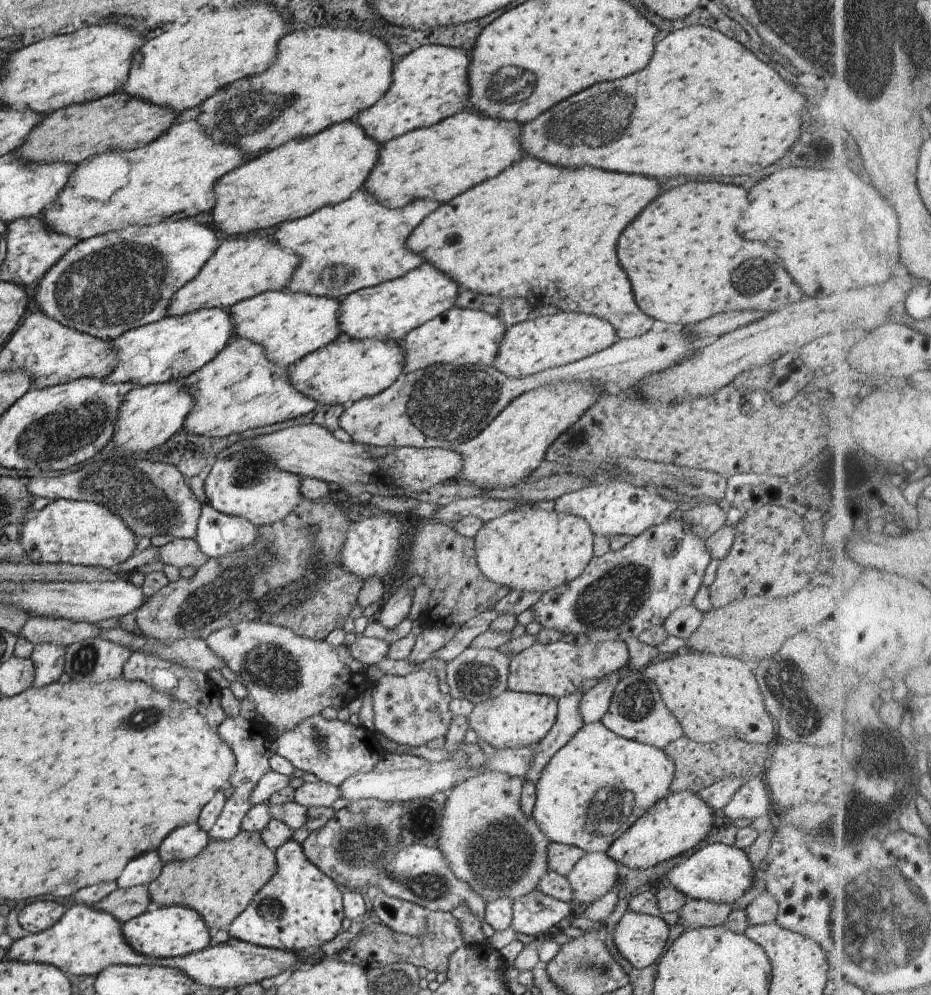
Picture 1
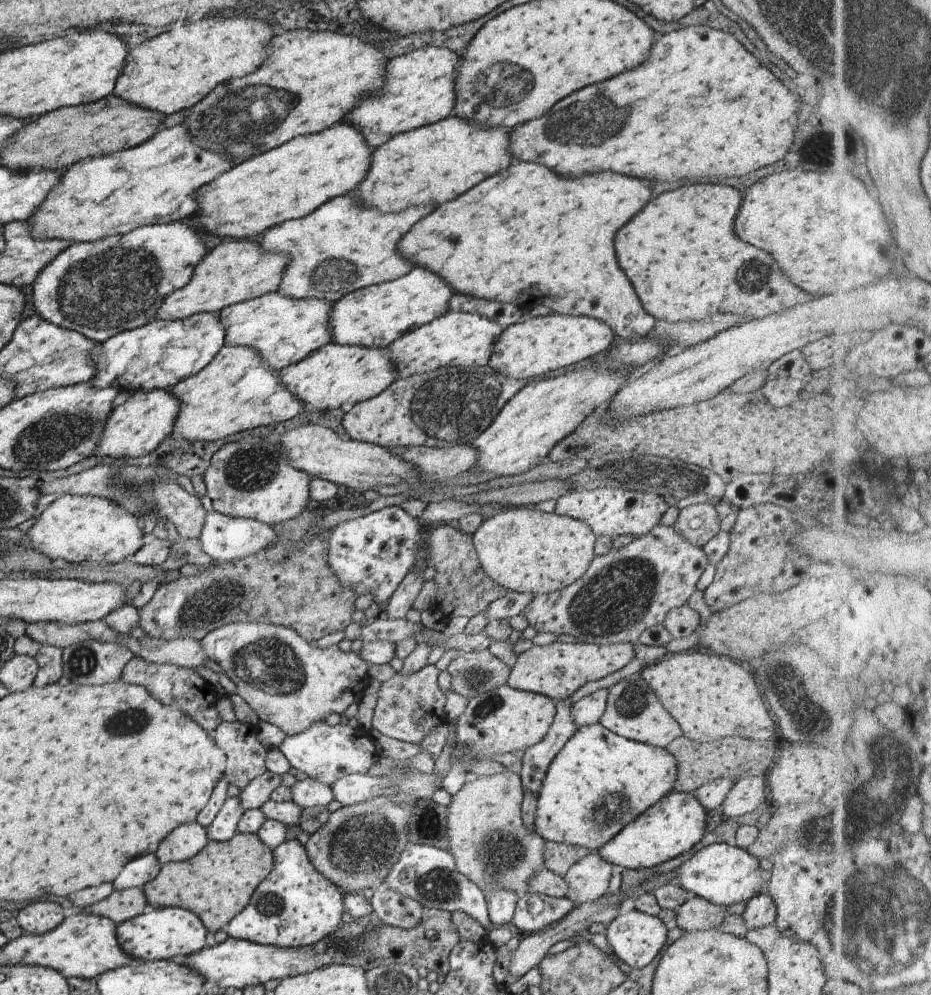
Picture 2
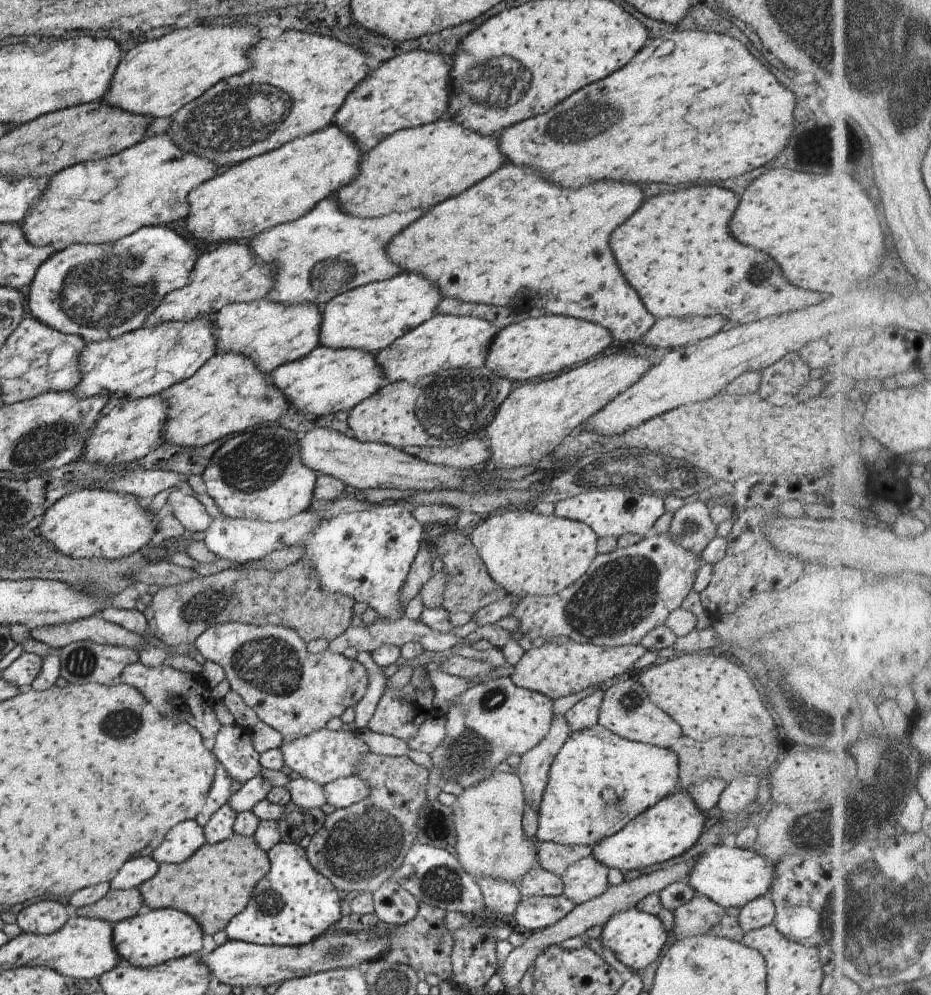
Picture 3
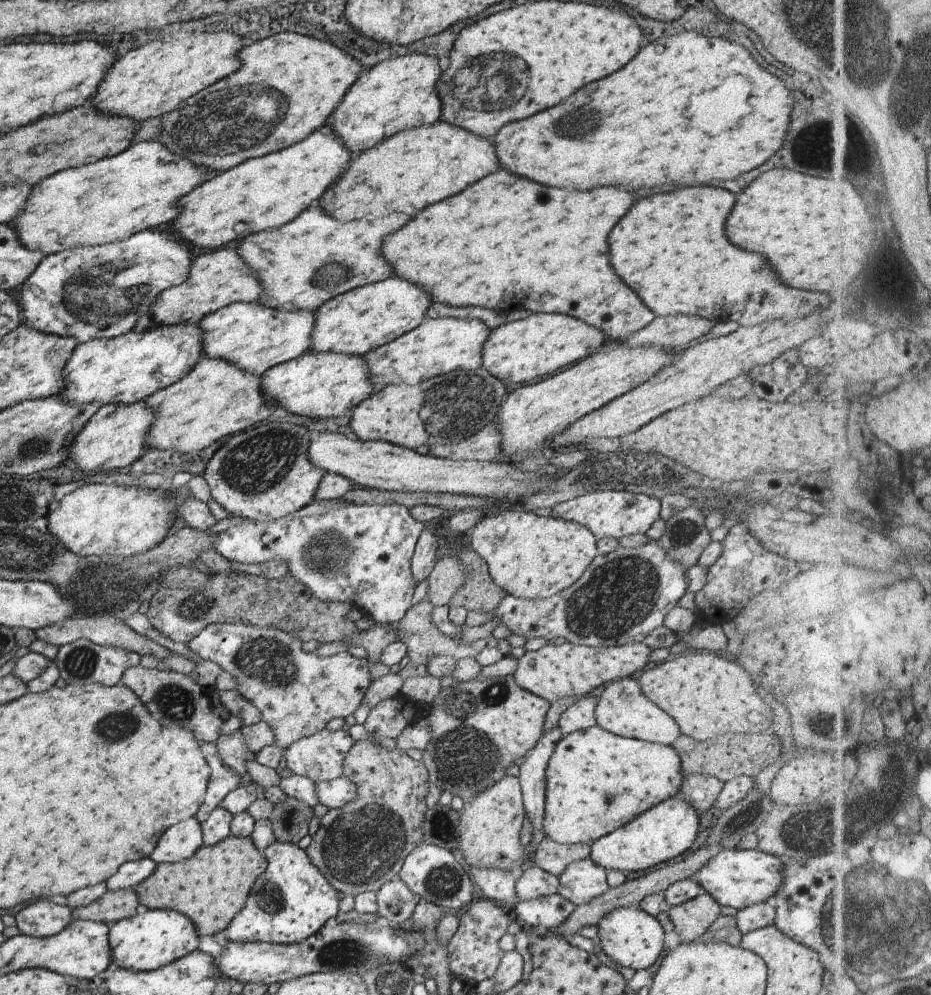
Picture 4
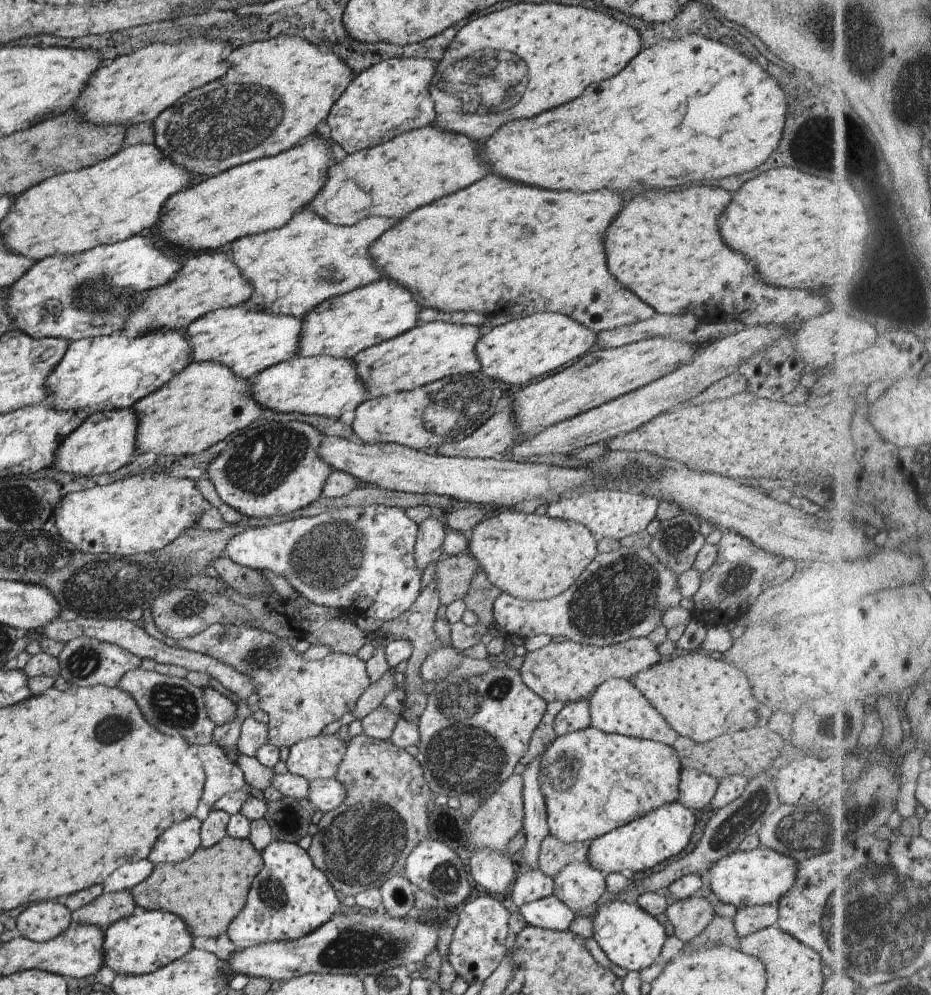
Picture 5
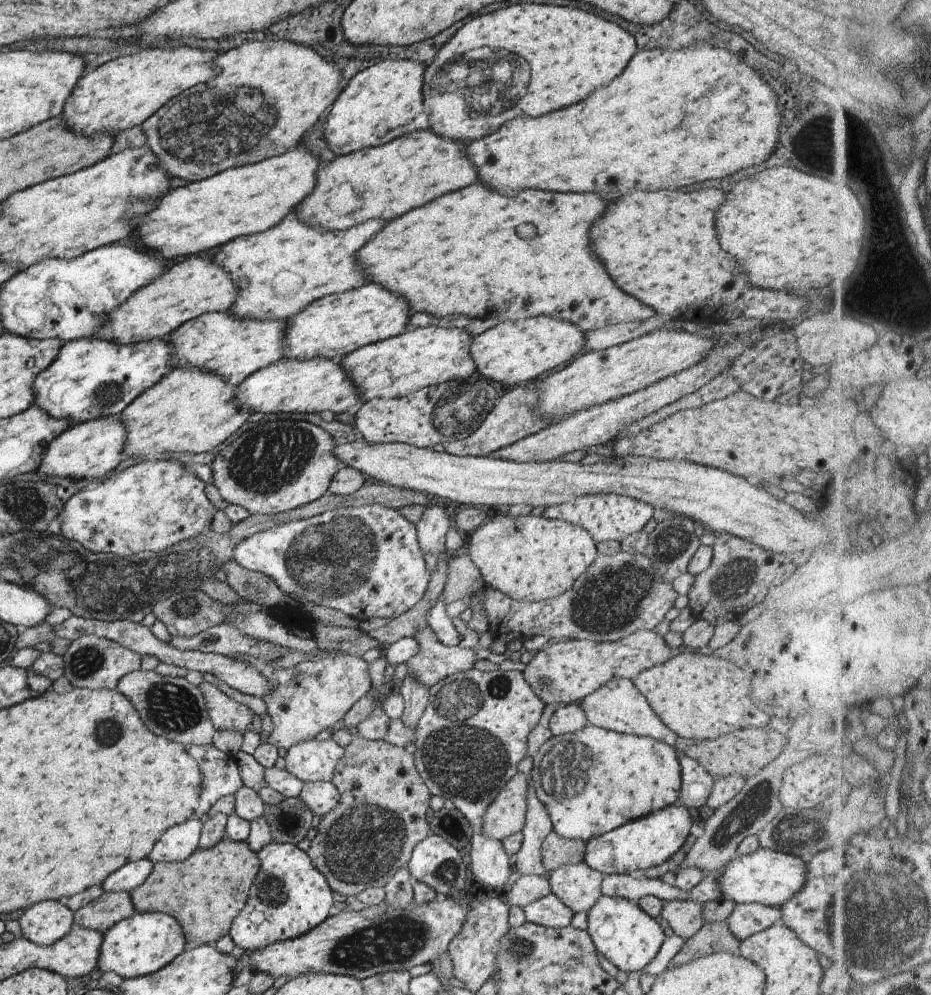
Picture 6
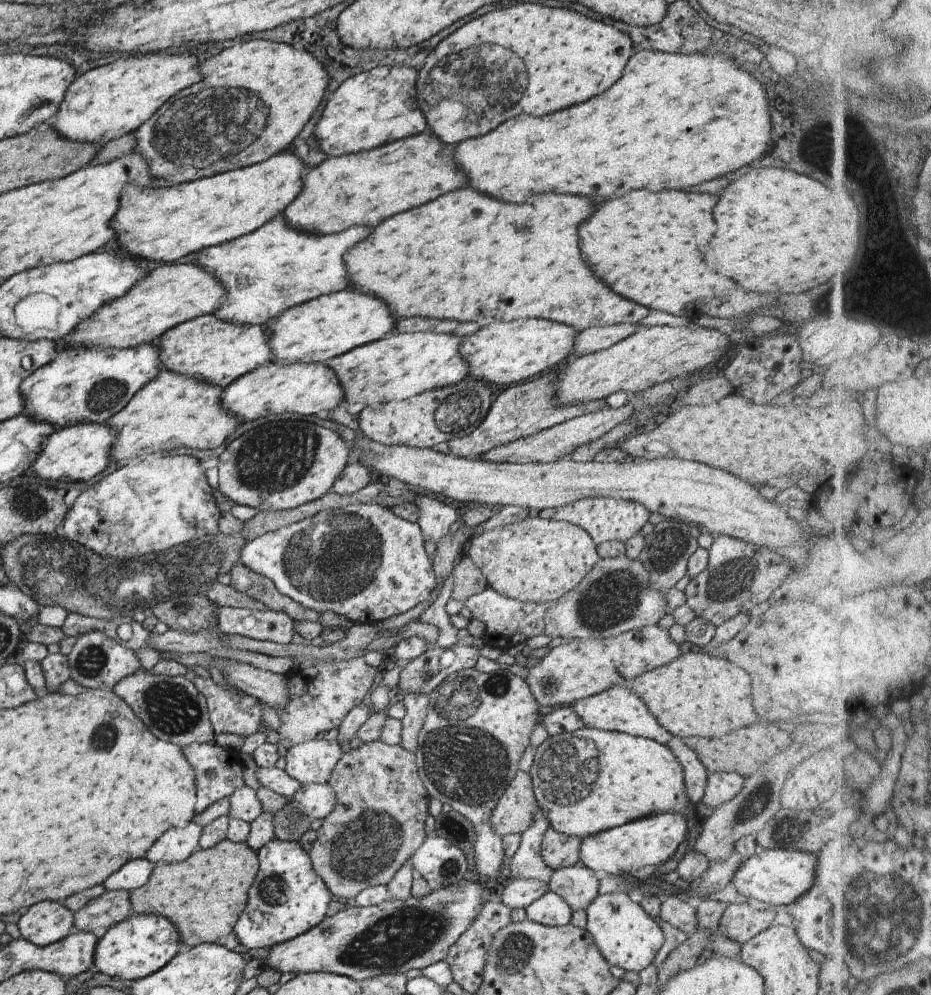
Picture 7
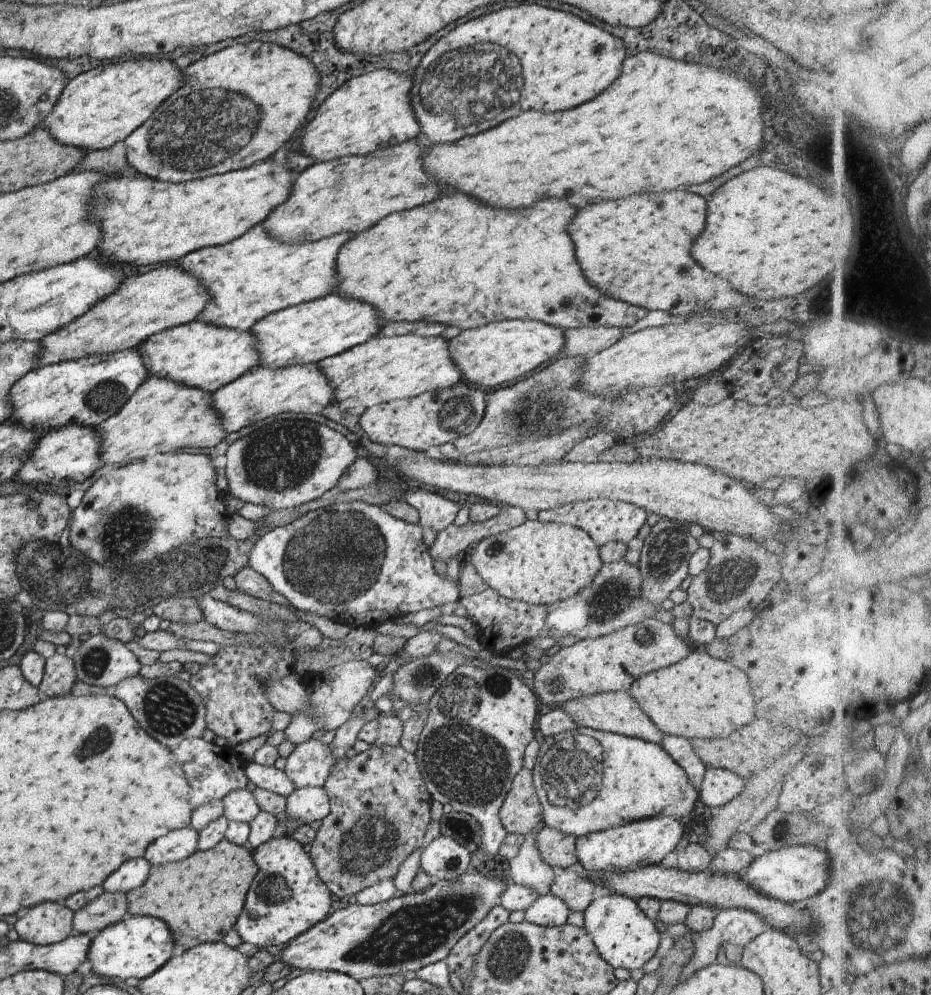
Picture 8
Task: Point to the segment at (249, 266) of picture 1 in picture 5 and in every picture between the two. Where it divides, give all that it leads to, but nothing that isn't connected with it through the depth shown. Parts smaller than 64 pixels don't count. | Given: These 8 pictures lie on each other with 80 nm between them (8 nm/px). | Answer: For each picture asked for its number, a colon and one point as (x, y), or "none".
2: (235, 270)
3: (228, 274)
4: (218, 278)
5: (206, 282)

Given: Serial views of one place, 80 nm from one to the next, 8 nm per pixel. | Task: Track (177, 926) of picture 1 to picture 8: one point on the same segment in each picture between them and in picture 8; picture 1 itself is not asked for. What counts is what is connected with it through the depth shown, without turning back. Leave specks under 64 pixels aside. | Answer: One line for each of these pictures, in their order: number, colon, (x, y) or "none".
2: (165, 933)
3: (145, 940)
4: (149, 940)
5: (140, 943)
6: (139, 945)
7: (137, 946)
8: (136, 945)

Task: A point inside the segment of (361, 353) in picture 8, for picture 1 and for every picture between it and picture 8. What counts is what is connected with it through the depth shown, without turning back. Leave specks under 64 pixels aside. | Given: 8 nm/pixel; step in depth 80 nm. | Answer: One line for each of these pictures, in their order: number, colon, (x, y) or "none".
1: (462, 337)
2: (453, 339)
3: (442, 342)
4: (437, 346)
5: (427, 352)
6: (395, 367)
7: (400, 365)

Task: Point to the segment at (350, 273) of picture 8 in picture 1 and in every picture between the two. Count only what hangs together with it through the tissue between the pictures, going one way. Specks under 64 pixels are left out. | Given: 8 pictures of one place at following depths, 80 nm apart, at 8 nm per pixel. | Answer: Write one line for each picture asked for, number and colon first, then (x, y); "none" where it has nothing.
1: (545, 234)
2: (523, 229)
3: (512, 240)
4: (502, 234)
5: (493, 247)
6: (461, 256)
7: (465, 257)

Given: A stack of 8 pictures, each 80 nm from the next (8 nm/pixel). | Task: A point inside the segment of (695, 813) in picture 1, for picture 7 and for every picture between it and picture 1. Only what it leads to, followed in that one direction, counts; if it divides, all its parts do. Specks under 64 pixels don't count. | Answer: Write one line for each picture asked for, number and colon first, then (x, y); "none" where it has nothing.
2: (674, 824)
3: (671, 826)
4: (667, 830)
5: (647, 841)
6: (646, 842)
7: (620, 850)

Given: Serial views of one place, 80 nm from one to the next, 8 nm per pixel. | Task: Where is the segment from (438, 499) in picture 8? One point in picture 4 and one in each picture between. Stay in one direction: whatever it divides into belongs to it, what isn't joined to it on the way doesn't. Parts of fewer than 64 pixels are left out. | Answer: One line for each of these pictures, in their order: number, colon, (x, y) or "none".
4: (423, 557)
5: (427, 545)
6: (432, 526)
7: (434, 518)

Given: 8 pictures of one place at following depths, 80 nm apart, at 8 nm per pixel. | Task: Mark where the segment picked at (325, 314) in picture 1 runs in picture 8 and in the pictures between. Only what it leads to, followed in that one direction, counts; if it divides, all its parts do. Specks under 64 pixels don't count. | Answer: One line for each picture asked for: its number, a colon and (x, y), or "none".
2: (282, 330)
3: (268, 334)
4: (255, 338)
5: (246, 342)
6: (232, 348)
7: (215, 352)
8: (198, 355)

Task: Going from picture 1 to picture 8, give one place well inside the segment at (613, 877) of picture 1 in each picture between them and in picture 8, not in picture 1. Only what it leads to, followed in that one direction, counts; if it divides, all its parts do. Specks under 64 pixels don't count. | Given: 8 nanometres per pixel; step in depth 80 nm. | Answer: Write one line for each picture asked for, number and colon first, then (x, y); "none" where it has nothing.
2: (587, 880)
3: (585, 879)
4: (582, 881)
5: (578, 885)
6: (575, 885)
7: (576, 885)
8: (570, 885)

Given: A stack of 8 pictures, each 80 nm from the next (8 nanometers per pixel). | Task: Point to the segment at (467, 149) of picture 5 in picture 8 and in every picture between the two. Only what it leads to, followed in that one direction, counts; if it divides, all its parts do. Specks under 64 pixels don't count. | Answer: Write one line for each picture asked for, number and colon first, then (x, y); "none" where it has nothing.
6: (379, 183)
7: (364, 188)
8: (348, 194)

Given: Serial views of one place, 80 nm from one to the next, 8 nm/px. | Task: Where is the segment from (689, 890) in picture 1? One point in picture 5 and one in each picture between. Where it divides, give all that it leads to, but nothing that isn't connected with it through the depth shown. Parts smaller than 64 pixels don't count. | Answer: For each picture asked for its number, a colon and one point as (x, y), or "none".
2: (723, 875)
3: (729, 876)
4: (737, 878)
5: (756, 877)

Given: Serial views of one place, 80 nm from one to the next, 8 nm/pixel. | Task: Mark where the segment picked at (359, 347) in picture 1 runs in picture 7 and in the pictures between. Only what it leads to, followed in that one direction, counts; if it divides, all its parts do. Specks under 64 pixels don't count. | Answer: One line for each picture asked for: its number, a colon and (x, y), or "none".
2: (332, 375)
3: (325, 380)
4: (315, 384)
5: (328, 386)
6: (314, 385)
7: (298, 388)

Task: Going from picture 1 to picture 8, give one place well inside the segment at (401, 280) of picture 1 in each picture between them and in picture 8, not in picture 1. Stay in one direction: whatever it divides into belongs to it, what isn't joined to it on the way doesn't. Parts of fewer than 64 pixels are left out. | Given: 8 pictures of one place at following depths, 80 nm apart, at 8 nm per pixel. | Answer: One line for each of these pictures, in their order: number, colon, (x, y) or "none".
2: (373, 316)
3: (369, 317)
4: (354, 322)
5: (340, 326)
6: (330, 327)
7: (327, 326)
8: (308, 332)

